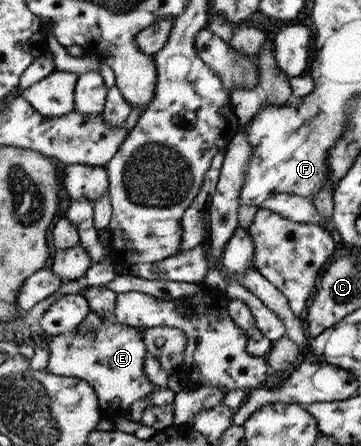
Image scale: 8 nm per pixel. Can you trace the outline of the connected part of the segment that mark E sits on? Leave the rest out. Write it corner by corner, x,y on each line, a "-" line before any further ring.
120,323
103,325
96,331
80,333
79,329
68,331
60,335
52,336
49,345
49,360
47,370
54,375
76,377
87,381
99,396
99,405
102,407
102,416
115,418
120,414
127,414
134,403
146,398
150,406
167,406
172,404
175,398
175,391
164,387
154,387
150,379
147,378
146,363
147,346
143,342
143,328
130,327

